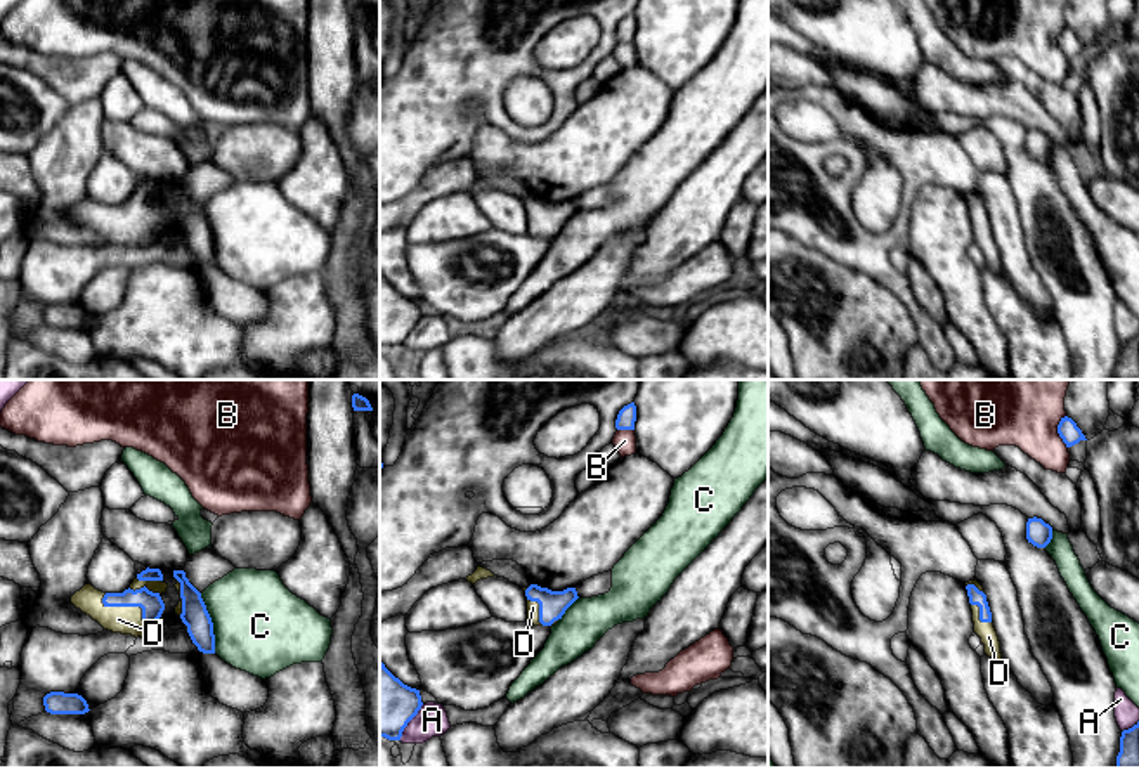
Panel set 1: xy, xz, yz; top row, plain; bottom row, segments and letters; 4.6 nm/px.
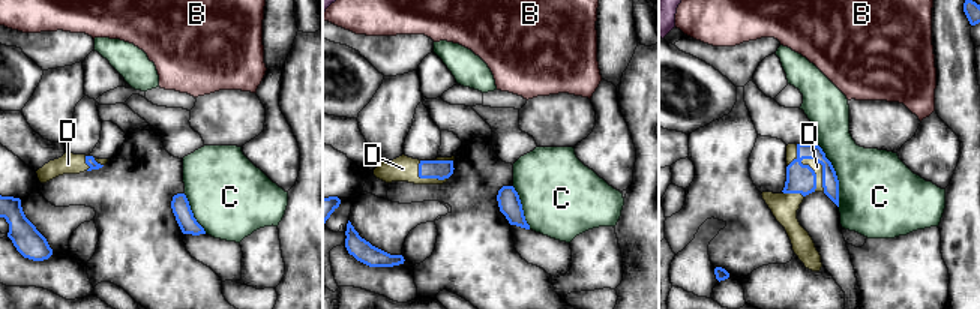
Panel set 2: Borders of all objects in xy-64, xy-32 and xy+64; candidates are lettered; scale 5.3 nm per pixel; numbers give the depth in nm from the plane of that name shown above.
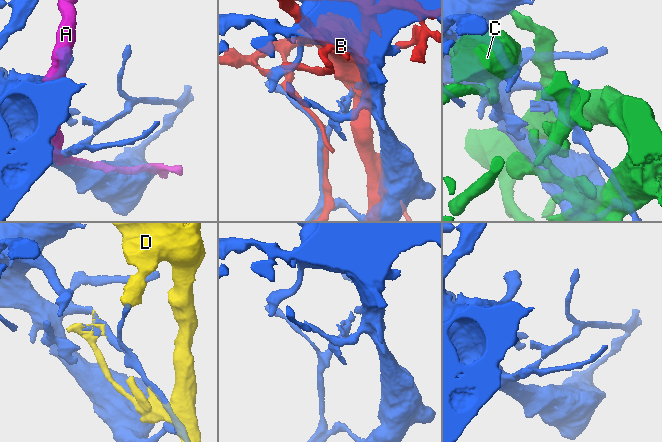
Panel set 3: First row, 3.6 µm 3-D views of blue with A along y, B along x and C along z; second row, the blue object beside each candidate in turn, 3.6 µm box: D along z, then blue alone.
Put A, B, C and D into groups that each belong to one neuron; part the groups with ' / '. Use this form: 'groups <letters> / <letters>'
groups A / B / C / D

